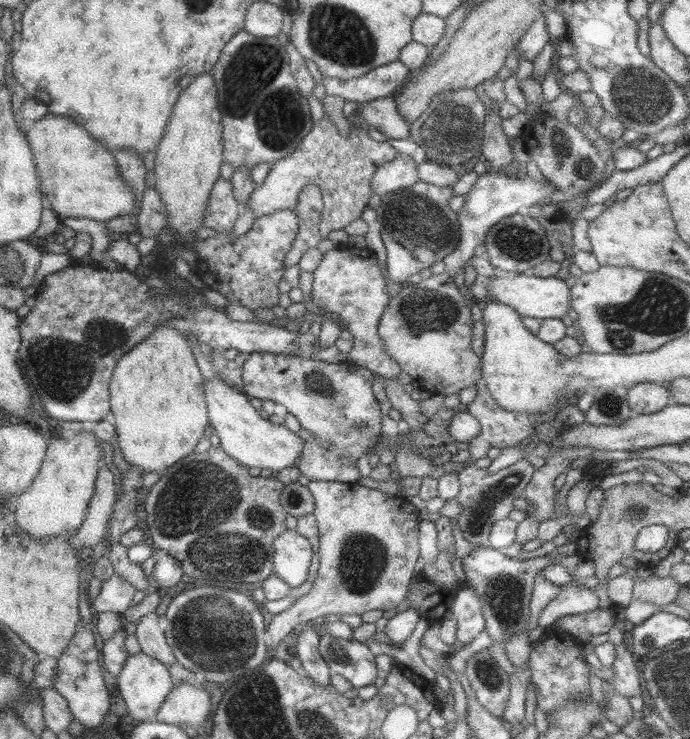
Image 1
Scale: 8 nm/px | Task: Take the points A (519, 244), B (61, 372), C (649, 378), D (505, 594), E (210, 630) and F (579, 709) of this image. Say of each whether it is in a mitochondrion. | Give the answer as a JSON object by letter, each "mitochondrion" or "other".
{"A":"mitochondrion","B":"mitochondrion","C":"other","D":"mitochondrion","E":"mitochondrion","F":"mitochondrion"}

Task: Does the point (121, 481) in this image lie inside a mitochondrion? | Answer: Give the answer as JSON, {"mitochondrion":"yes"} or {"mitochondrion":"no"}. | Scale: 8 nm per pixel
{"mitochondrion":"no"}

